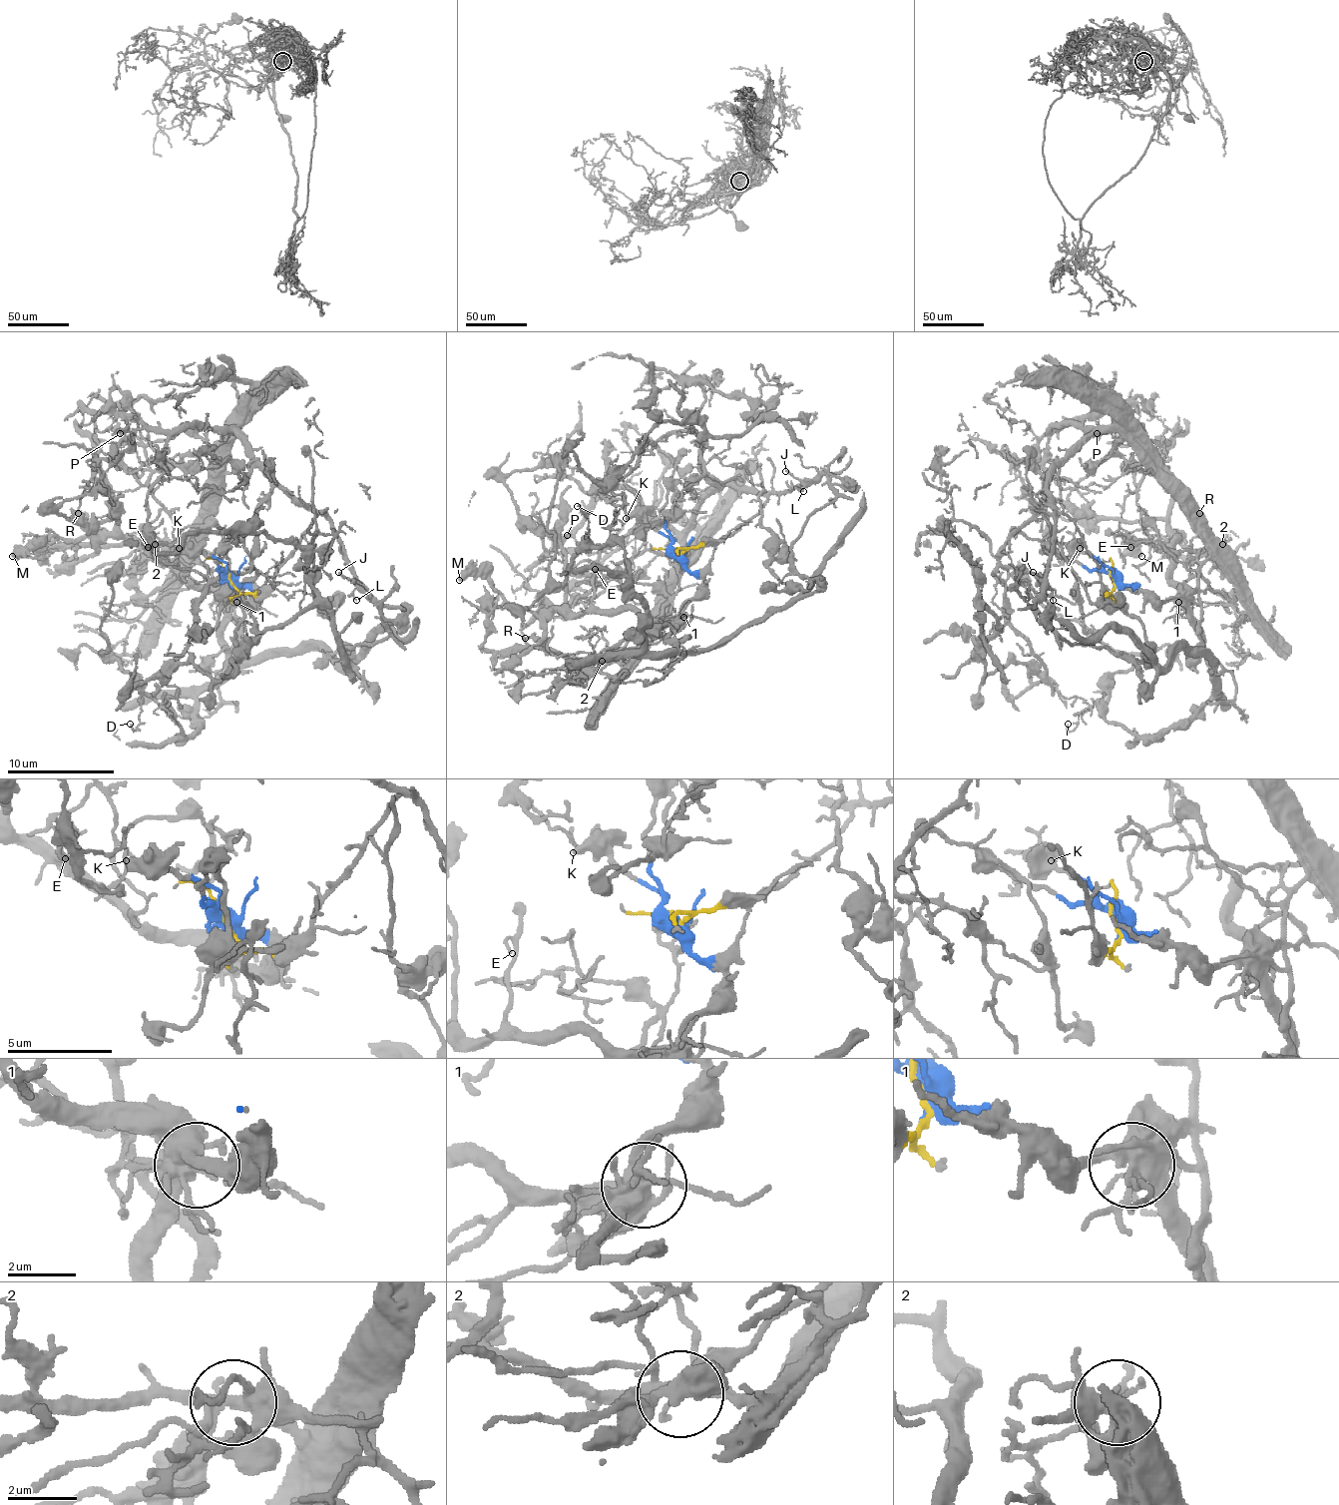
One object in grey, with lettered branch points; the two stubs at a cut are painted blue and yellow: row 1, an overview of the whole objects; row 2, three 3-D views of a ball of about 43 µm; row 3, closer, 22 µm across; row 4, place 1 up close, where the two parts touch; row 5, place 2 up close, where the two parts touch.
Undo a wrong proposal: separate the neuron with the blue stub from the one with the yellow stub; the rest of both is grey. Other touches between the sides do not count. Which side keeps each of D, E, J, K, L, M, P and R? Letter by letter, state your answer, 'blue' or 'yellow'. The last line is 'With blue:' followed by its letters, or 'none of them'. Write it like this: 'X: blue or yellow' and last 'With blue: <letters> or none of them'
D: blue
E: blue
J: yellow
K: blue
L: yellow
M: blue
P: yellow
R: yellow
With blue: D, E, K, M

